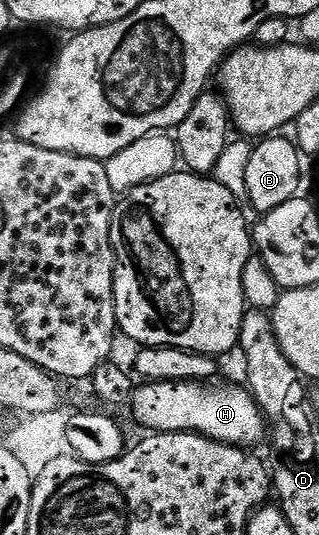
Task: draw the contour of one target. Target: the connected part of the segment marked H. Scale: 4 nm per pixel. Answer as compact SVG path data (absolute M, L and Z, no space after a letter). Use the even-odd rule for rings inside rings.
M198 381L195 383L147 383L142 382L140 384L141 388L133 395L133 415L142 423L143 426L149 427L150 432L153 433L164 433L167 431L188 431L190 433L196 433L199 435L204 435L206 439L214 439L220 443L229 443L233 447L243 447L246 449L256 448L256 443L260 441L261 438L266 438L267 435L267 420L264 415L261 414L261 408L257 406L253 396L249 394L248 390L244 386L241 387L209 387L213 385L206 385L204 382Z

